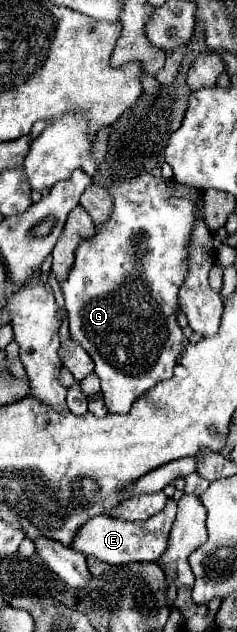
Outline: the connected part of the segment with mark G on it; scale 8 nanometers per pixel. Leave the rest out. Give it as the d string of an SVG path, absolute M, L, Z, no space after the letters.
M144 172L144 174L138 174L134 176L130 182L128 180L114 180L114 182L108 182L106 184L106 190L110 192L110 196L114 198L114 206L112 206L112 212L106 220L106 224L100 224L96 226L96 234L86 238L84 242L80 242L80 246L76 248L76 256L74 256L74 264L66 276L66 280L60 282L60 290L62 290L62 296L64 296L64 304L66 304L66 310L68 310L68 320L70 320L70 334L76 342L80 342L84 346L84 350L94 358L94 372L98 374L100 378L100 384L102 384L102 396L105 401L106 408L112 412L112 414L126 414L130 412L130 406L133 402L148 388L152 388L152 384L158 384L162 380L168 380L172 376L172 368L174 364L178 362L180 354L182 354L182 344L184 344L184 334L182 334L182 326L178 324L178 288L182 286L184 282L184 276L188 272L188 242L190 242L190 236L192 236L192 228L194 228L194 222L198 220L200 216L200 196L190 192L186 196L178 196L176 194L176 182L174 180L166 180L166 178L154 178L152 174Z

